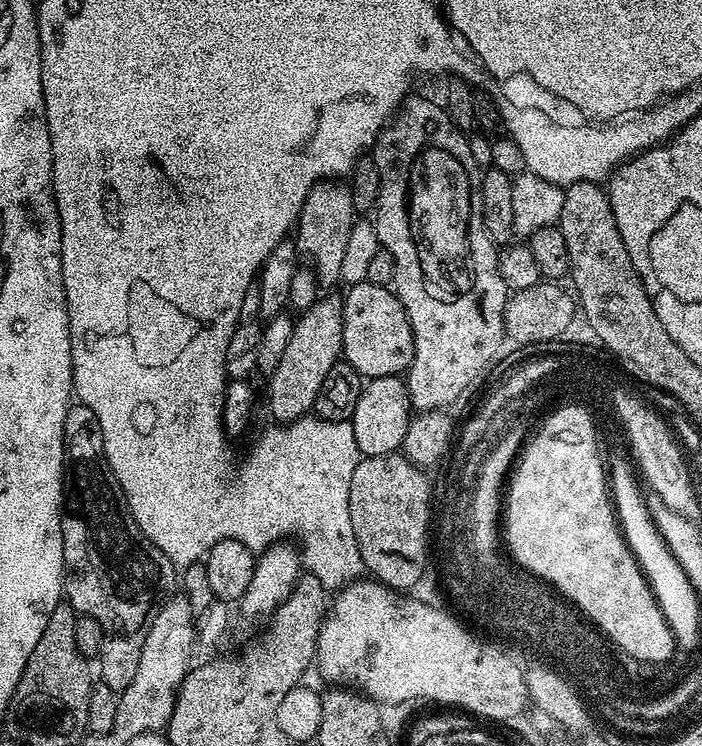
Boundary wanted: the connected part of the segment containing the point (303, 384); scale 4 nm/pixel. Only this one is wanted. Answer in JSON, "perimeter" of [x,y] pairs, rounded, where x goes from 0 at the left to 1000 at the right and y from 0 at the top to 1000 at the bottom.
{"perimeter":[[[483,395],[450,401],[440,414],[426,420],[419,429],[419,448],[413,448],[413,460],[402,473],[402,485],[396,485],[396,496],[390,496],[380,505],[382,547],[387,551],[389,564],[399,568],[412,568],[415,563],[427,563],[440,556],[450,546],[453,517],[464,508],[470,491],[476,491],[486,481],[490,471],[487,458],[487,437],[490,436],[490,403]]]}

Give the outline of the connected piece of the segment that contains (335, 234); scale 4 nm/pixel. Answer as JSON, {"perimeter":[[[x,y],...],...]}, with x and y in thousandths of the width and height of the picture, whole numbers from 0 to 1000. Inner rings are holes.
{"perimeter":[[[459,241],[436,260],[436,271],[422,294],[419,326],[426,347],[444,359],[457,382],[486,379],[487,340],[509,290],[507,277],[501,275],[501,255],[494,245]]]}

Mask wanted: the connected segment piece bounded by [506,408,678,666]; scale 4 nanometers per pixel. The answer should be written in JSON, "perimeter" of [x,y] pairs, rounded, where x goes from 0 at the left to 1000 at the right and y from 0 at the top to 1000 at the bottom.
{"perimeter":[[[815,547],[815,552],[798,552],[798,558],[786,558],[786,563],[781,564],[779,572],[774,574],[764,595],[756,595],[749,602],[752,603],[752,613],[749,619],[741,621],[741,639],[738,639],[738,646],[731,650],[729,674],[721,681],[721,689],[724,689],[724,735],[729,739],[729,743],[726,741],[728,749],[741,761],[751,763],[759,772],[785,784],[805,806],[819,811],[839,831],[846,835],[855,831],[855,839],[866,842],[866,849],[877,853],[877,861],[889,863],[890,871],[907,874],[910,885],[919,885],[933,893],[959,883],[962,874],[957,873],[964,873],[964,861],[937,812],[929,787],[923,783],[922,775],[917,773],[917,765],[912,763],[912,755],[907,753],[903,741],[895,736],[895,728],[889,725],[889,716],[883,712],[875,672],[869,664],[869,643],[863,637],[863,617],[862,613],[849,607],[849,595],[843,595],[843,568],[838,568],[838,558],[832,558],[832,552],[821,552],[821,547]]]}

